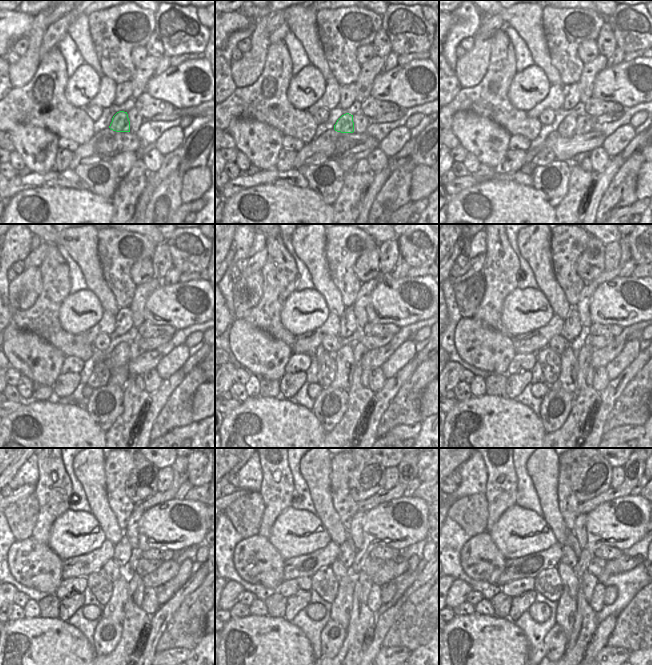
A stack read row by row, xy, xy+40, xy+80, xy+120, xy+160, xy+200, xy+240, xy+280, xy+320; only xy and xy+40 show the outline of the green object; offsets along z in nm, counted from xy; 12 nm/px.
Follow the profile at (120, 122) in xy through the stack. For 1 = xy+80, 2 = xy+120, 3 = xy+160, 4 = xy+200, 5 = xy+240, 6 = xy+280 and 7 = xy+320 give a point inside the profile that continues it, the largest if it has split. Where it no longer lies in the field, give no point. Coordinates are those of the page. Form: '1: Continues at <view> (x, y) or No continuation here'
1: Continues at xy+80 (567, 128)
2: Continues at xy+120 (120, 356)
3: Continues at xy+160 (343, 379)
4: Continues at xy+200 (567, 380)
5: Continues at xy+240 (115, 609)
6: Continues at xy+280 (341, 609)
7: Continues at xy+320 (567, 605).

